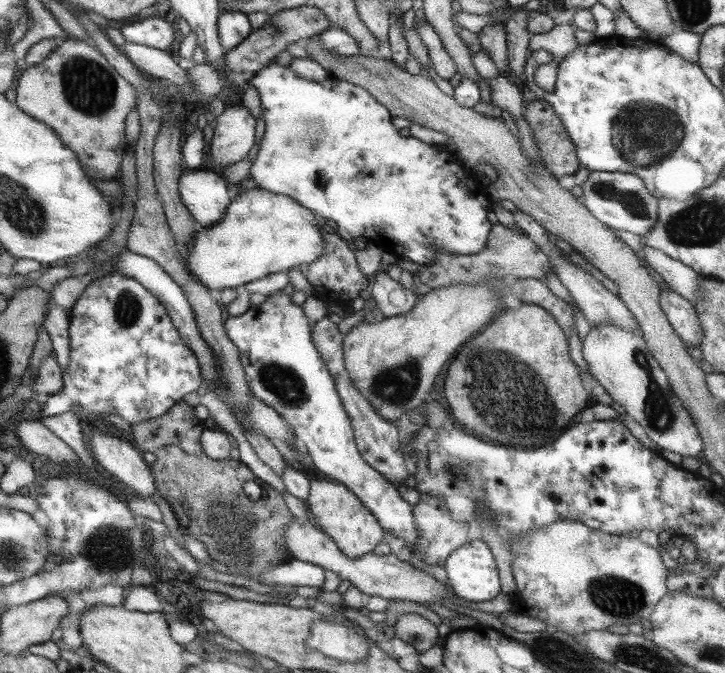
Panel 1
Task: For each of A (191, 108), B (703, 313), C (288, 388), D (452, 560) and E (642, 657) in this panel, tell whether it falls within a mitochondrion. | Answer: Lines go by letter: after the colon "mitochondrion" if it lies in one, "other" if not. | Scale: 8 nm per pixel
A: other
B: other
C: mitochondrion
D: other
E: mitochondrion

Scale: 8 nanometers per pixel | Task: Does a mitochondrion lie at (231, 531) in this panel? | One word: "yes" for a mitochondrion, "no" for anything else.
yes

